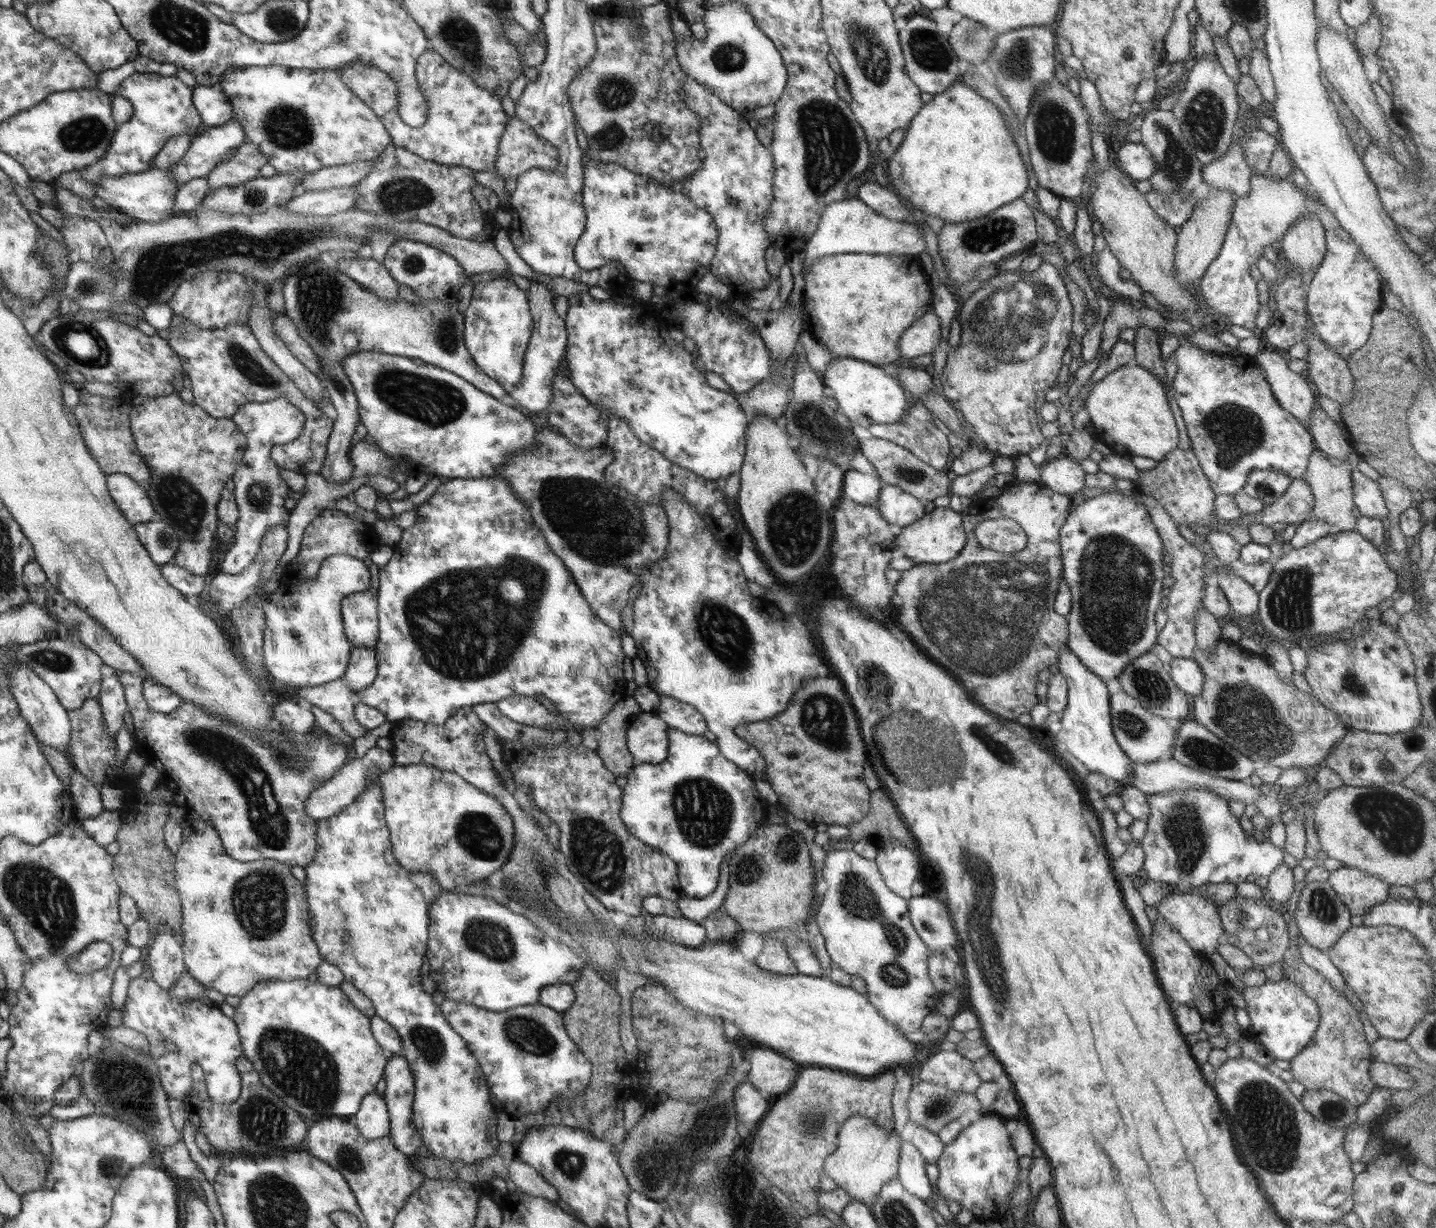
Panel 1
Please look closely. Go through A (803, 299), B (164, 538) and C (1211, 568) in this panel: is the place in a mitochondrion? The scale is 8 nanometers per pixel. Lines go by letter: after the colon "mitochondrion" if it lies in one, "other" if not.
A: other
B: mitochondrion
C: other

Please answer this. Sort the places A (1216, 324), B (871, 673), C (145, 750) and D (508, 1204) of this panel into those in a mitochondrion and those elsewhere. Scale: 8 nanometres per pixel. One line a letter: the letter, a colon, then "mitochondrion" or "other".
A: other
B: other
C: other
D: other

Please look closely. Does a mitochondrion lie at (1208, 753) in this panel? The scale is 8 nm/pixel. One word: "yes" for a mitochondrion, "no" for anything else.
yes

